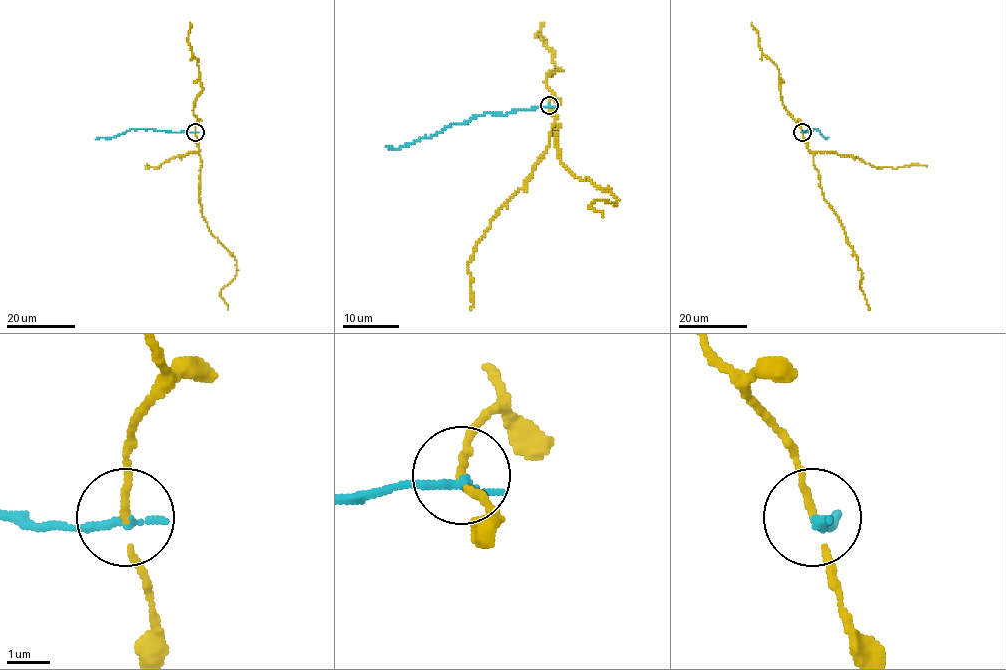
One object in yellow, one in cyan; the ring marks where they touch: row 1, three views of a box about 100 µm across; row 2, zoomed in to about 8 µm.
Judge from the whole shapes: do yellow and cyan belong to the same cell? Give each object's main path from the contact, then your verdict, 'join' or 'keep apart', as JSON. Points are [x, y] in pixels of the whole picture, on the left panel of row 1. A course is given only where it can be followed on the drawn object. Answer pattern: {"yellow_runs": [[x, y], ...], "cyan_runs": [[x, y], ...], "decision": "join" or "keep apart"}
{"yellow_runs": [[194, 132], [201, 162], [199, 197], [201, 213], [209, 231], [236, 260], [236, 275], [220, 291], [228, 310]], "cyan_runs": [[194, 132], [130, 129], [112, 138], [96, 139]], "decision": "keep apart"}

